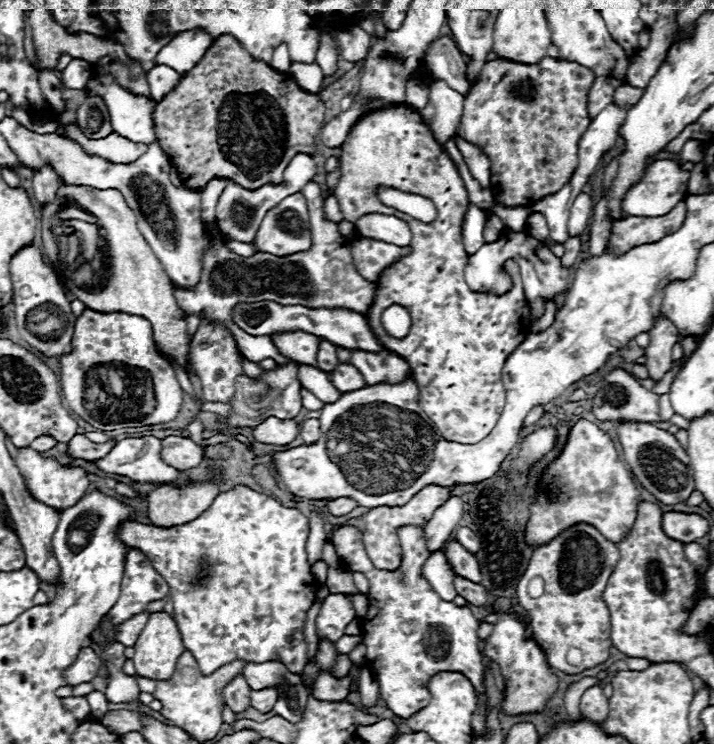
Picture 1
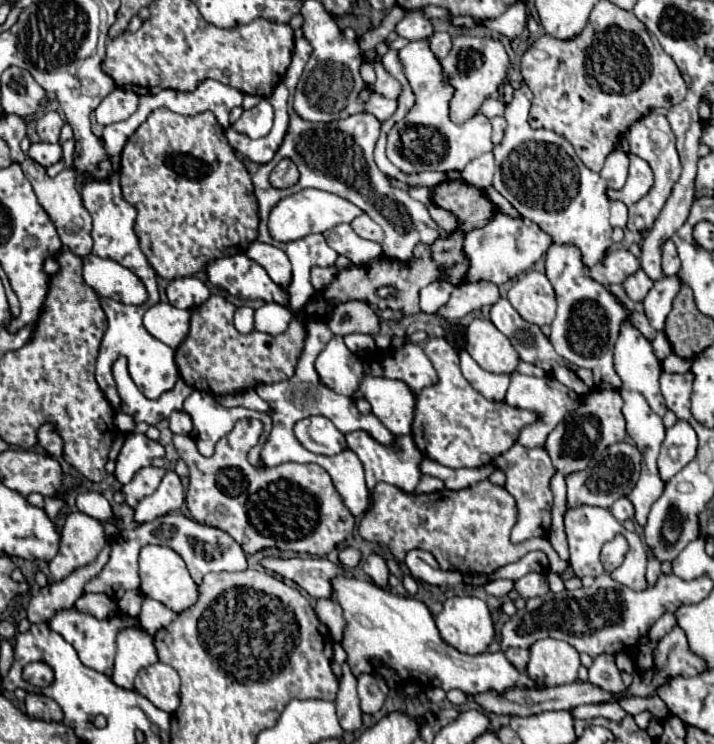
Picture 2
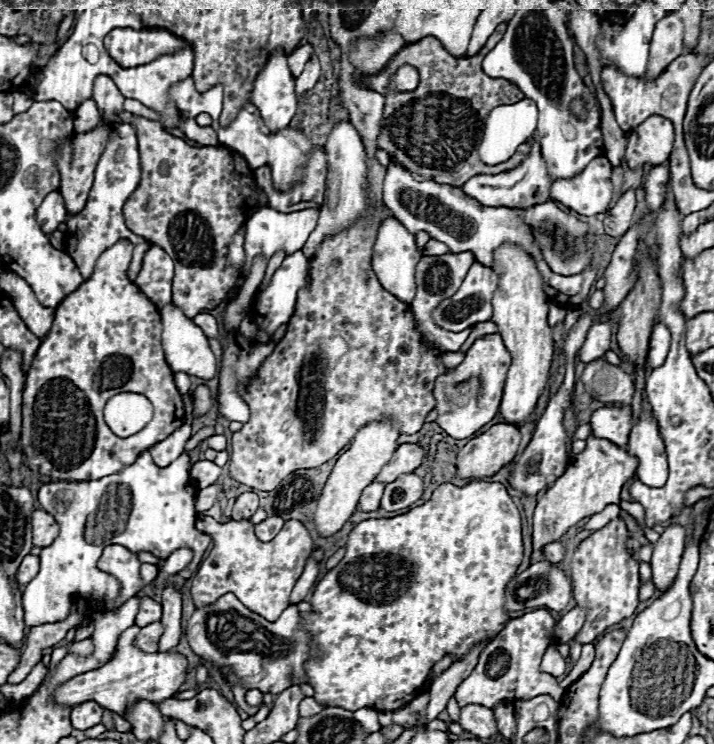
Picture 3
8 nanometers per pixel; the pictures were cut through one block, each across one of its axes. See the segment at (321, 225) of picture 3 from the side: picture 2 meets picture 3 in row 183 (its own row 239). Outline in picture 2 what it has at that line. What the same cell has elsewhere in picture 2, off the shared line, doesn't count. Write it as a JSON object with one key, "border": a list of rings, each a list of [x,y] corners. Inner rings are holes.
{"border":[[[338,224],[324,232],[324,238],[332,250],[346,256],[352,264],[366,264],[382,256],[382,246],[360,238],[350,224]]]}

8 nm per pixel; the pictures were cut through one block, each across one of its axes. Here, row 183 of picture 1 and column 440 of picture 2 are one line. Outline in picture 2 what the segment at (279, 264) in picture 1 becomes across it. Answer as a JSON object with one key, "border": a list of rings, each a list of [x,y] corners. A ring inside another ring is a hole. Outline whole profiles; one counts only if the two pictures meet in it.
{"border":[[[464,282],[462,286],[456,286],[448,304],[438,310],[438,316],[442,318],[462,318],[470,314],[472,310],[480,310],[484,306],[492,306],[500,300],[498,286],[492,282]]]}

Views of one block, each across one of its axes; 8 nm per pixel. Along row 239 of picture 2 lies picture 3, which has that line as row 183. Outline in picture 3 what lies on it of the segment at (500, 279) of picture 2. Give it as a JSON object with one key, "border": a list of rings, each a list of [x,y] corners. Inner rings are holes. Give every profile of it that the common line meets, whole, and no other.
{"border":[[[528,138],[528,144],[530,144],[530,154],[526,156],[526,160],[518,168],[500,172],[496,176],[484,176],[484,174],[474,176],[462,186],[462,190],[468,196],[474,196],[474,200],[478,200],[480,204],[486,204],[490,208],[498,208],[502,204],[506,204],[508,208],[526,208],[526,206],[546,202],[552,178],[548,174],[546,160],[544,160],[544,156],[540,152],[540,144],[534,138]]]}

